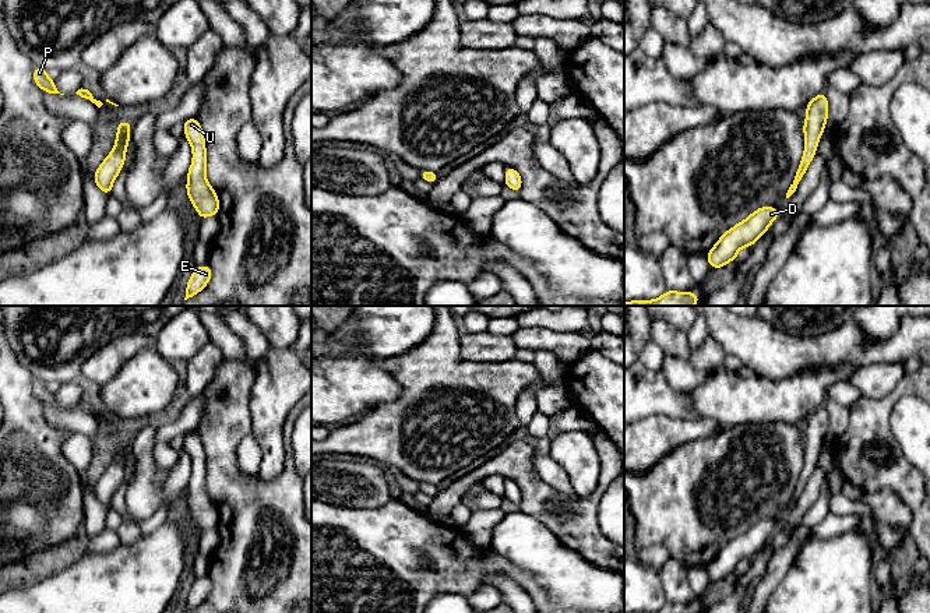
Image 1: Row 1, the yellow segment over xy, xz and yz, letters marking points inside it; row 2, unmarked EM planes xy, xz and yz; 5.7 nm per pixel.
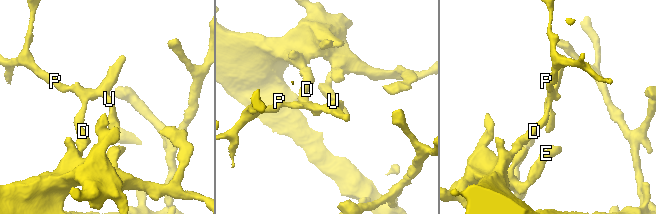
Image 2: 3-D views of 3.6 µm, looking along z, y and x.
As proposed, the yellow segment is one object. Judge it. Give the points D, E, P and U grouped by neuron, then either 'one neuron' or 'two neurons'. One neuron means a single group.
groups D E P U; one neuron

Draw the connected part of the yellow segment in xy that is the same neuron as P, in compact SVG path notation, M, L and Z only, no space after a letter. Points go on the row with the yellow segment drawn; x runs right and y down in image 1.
M34 67L32 71L35 84L42 89L49 94L60 94L56 88L54 81L47 75L47 71L39 67Z

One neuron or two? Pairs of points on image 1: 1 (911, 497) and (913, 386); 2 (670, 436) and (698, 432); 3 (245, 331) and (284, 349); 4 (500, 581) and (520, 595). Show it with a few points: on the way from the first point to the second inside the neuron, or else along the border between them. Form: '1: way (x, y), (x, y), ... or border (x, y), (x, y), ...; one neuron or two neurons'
1: way (898, 468), (894, 446), (881, 433), (884, 407); one neuron
2: way (677, 432), (691, 432); one neuron
3: border (249, 320), (268, 342), (270, 348), (261, 356); two neurons
4: way (504, 585), (515, 595); one neuron

